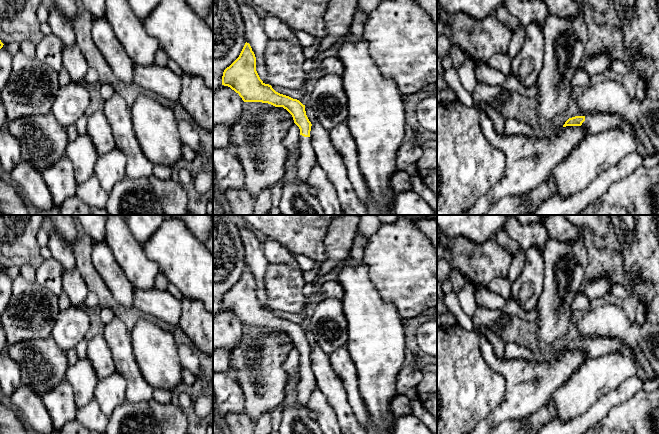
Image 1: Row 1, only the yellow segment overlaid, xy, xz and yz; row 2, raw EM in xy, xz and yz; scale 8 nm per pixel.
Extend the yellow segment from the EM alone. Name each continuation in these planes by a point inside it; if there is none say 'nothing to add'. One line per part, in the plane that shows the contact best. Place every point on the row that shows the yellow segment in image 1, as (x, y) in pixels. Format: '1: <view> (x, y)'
1: xz (307, 158)

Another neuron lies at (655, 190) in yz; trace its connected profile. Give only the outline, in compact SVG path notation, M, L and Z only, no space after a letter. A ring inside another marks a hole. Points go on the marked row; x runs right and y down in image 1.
M659 183L653 186L652 194L654 197L654 205L656 208L655 215L659 215Z

